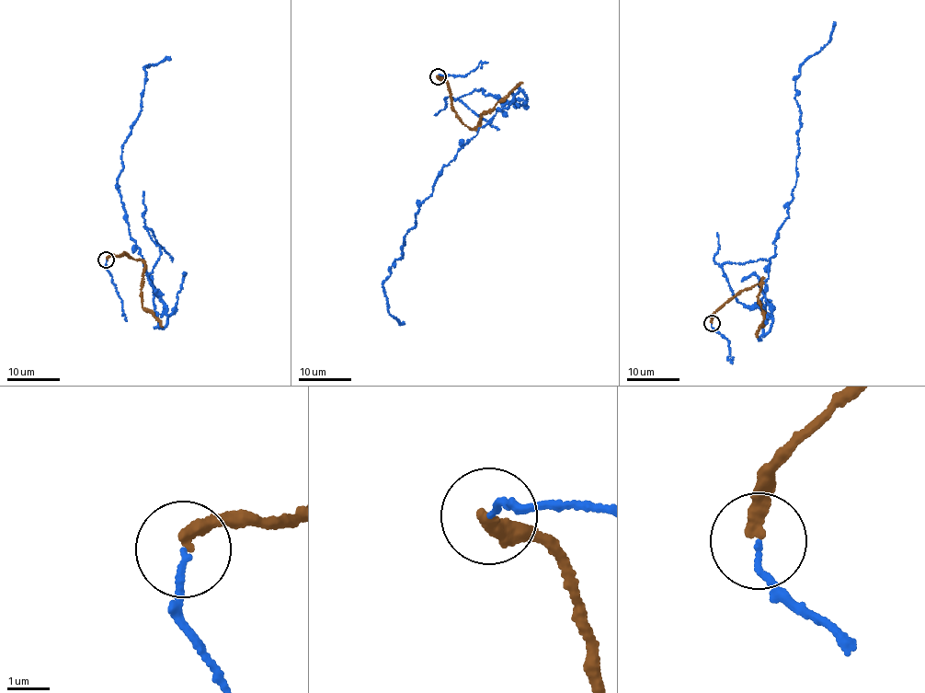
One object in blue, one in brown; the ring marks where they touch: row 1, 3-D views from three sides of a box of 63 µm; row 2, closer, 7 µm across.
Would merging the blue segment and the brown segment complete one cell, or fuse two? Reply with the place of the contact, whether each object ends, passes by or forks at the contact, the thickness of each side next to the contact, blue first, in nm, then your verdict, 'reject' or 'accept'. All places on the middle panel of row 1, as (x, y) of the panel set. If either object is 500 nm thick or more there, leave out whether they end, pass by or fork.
(438, 76) | blue ends | brown ends | 120/320 nm | reject

